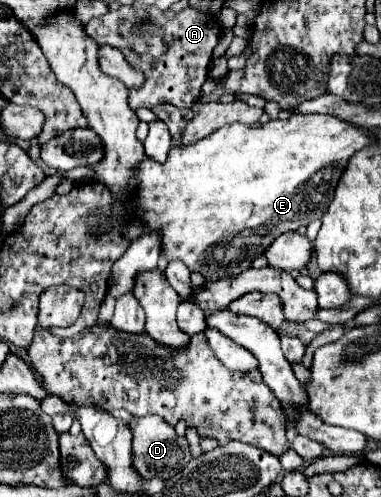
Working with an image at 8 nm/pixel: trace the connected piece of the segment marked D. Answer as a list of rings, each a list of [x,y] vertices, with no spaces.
[[[145,415],[143,419],[133,419],[131,429],[133,429],[133,463],[137,465],[141,477],[145,479],[157,477],[167,481],[169,477],[183,471],[183,467],[193,459],[189,441],[185,437],[179,437],[175,429],[169,423],[165,423],[159,415]]]

